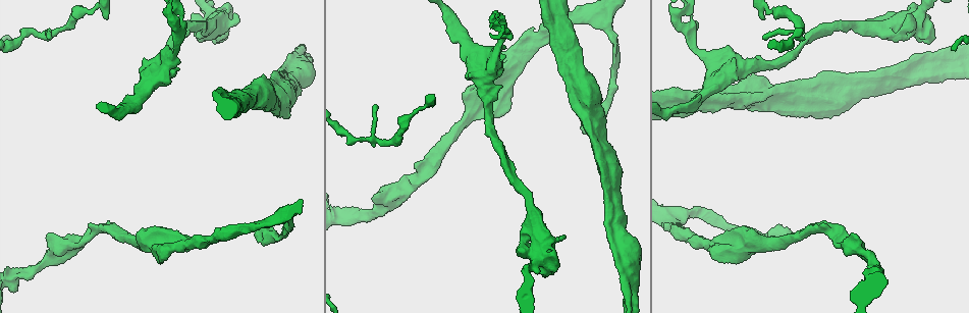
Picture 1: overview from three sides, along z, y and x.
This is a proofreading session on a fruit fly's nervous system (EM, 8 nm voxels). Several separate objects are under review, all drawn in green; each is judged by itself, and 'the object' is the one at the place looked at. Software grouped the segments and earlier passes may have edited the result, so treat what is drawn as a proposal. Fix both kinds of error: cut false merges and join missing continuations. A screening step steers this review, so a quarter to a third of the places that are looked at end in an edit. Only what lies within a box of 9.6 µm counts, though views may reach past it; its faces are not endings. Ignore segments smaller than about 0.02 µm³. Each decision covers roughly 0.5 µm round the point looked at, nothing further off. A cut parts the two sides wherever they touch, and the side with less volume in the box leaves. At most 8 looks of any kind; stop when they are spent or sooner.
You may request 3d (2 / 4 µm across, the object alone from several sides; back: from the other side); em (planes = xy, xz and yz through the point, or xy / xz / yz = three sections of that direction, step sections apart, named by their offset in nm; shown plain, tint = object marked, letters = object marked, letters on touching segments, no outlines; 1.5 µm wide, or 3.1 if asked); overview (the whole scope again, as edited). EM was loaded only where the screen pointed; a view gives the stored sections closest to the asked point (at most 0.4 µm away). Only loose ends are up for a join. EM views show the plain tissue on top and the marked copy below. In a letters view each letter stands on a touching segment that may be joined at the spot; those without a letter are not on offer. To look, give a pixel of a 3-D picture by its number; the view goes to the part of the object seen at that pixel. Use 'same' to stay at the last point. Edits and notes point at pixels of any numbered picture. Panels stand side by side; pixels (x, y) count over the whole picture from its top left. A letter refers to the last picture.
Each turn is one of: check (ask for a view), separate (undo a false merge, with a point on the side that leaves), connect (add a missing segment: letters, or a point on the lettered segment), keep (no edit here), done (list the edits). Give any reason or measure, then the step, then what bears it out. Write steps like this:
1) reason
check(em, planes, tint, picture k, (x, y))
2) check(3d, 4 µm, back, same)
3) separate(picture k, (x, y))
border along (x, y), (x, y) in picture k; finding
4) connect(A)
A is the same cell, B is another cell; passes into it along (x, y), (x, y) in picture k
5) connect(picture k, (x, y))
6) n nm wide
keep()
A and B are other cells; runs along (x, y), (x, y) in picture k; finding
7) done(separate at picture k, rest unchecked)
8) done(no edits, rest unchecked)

thick end
check(em, xy, step 4, tint, picture 1, (901, 32))

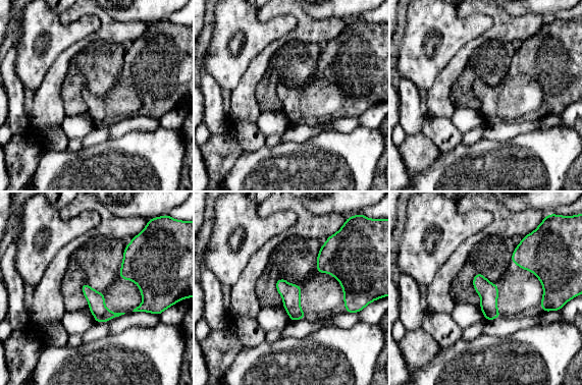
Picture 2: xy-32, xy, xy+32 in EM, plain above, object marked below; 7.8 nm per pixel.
check(em, planes, letters, same)

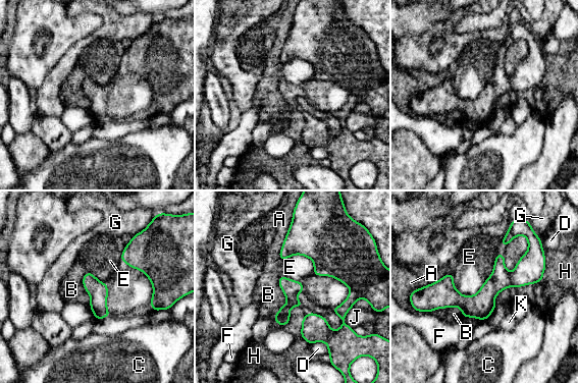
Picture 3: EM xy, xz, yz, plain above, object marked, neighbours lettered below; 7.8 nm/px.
keep()
A, B, C, D, E, F, G, H, J and K are other cells; runs along (542, 261), (479, 301), (427, 293) in picture 3; no lettered segment goes on from it

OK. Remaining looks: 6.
narrows sharply
check(3d, 4 µm, picture 1, (31, 34))

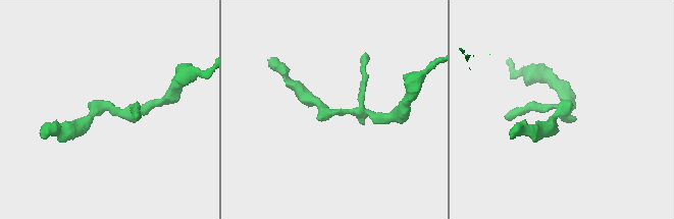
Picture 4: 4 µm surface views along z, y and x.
now the EM
check(em, planes, letters, picture 4, (104, 107))

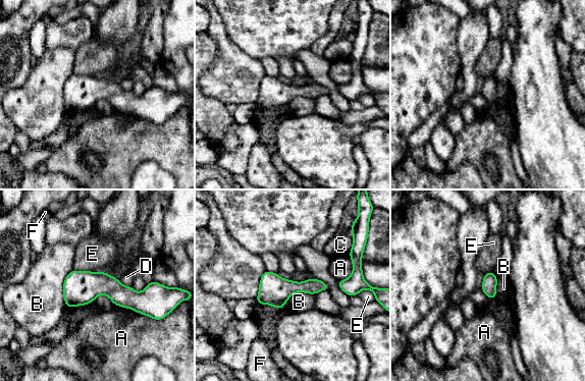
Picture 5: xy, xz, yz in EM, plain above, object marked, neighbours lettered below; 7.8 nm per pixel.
120 nm wide
keep()
A, B, C, D, E and F are other cells; runs along (65, 284), (158, 292) in picture 5; continuous, no second neuron

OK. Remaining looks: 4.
stops while still wide
check(em, xy, step 8, tint, picture 1, (597, 155))

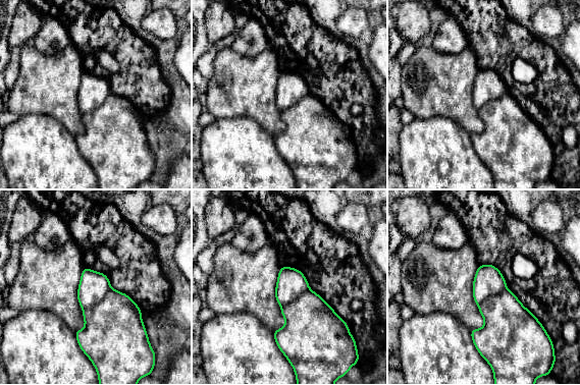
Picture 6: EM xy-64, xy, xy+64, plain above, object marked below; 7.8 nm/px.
cut it another way
check(em, planes, letters, same)

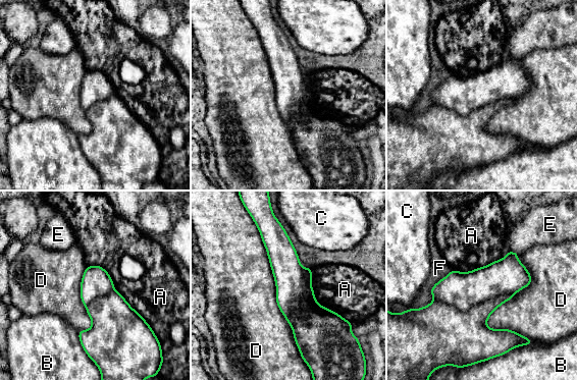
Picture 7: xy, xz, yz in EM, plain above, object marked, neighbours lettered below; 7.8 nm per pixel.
keep()
A, B, C, D, E and F are other cells; runs along (284, 235), (304, 356) in picture 7; none of them fits

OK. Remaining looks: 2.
done(no edits, rest unchecked)

